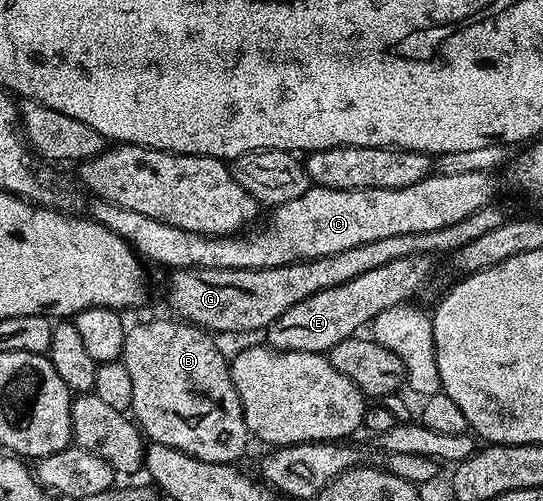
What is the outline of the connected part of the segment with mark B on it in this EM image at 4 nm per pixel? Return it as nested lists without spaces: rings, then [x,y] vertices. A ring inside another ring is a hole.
[[[170,320],[171,322],[139,322],[134,327],[128,329],[125,336],[125,344],[123,345],[123,357],[121,361],[125,364],[125,368],[129,368],[129,376],[133,379],[133,404],[130,413],[133,415],[134,421],[140,430],[151,442],[156,442],[162,446],[169,448],[177,448],[183,454],[193,456],[197,460],[205,460],[206,462],[222,462],[224,464],[238,463],[238,458],[247,450],[247,441],[249,435],[247,433],[247,425],[243,419],[243,409],[241,408],[241,400],[237,396],[237,388],[231,379],[231,367],[229,365],[228,355],[223,355],[219,351],[219,346],[214,342],[216,339],[212,337],[208,331],[192,326],[190,322],[182,320]]]

